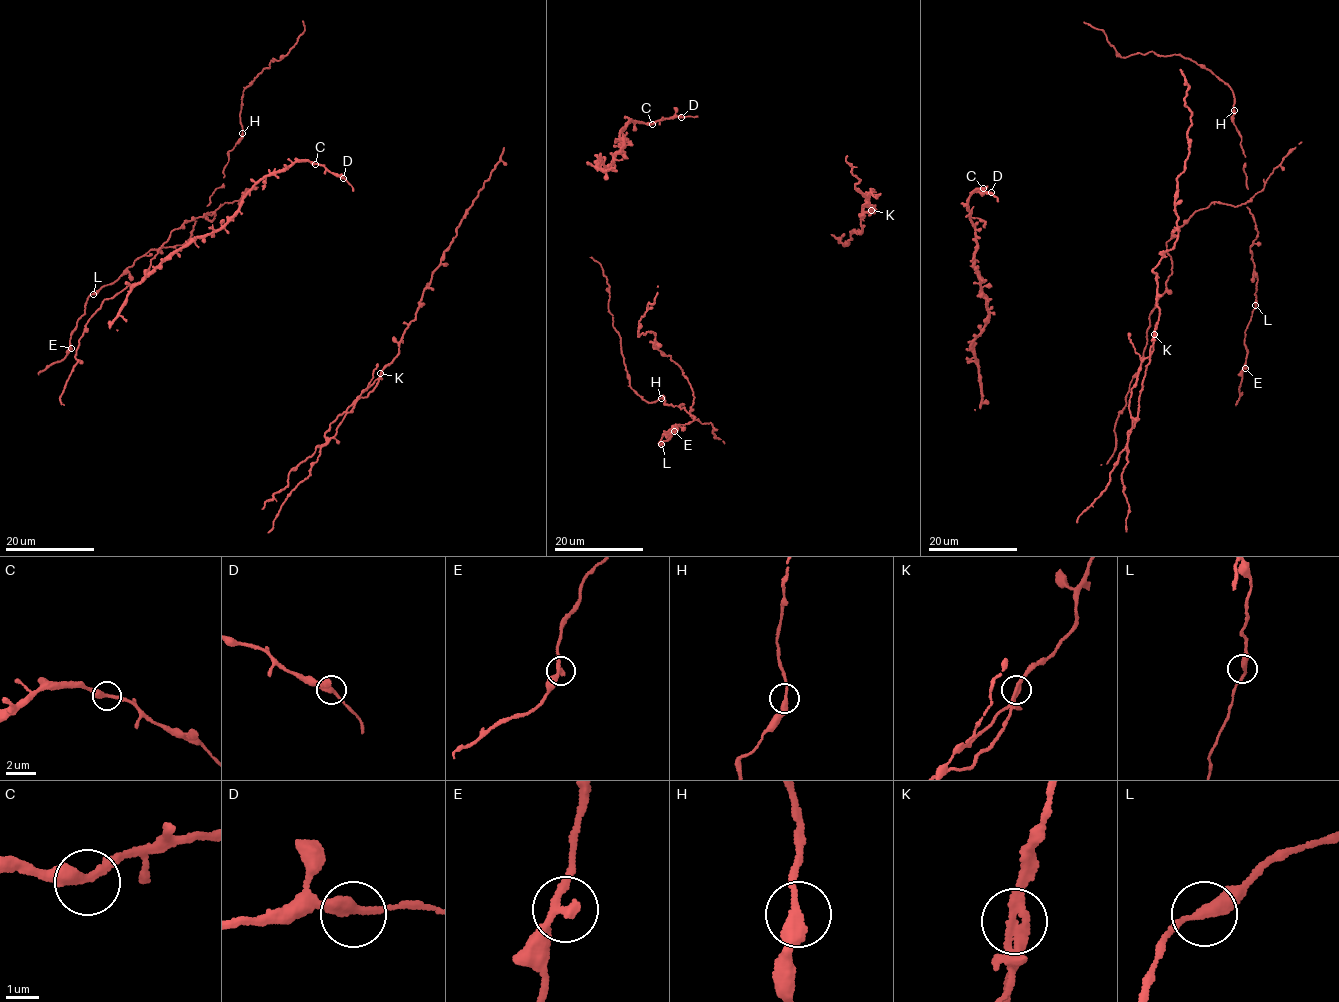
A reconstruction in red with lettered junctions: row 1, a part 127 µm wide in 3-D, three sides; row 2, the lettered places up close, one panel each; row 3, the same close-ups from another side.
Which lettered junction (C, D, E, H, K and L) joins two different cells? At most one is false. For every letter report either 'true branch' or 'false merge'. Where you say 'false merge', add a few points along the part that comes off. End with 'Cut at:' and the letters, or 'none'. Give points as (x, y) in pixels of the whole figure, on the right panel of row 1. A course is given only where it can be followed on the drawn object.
C: true branch
D: true branch
E: true branch
H: true branch
K: false merge | (1154, 334), (1139, 394), (1137, 419), (1110, 473), (1109, 483), (1077, 522)
L: true branch
Cut at: K

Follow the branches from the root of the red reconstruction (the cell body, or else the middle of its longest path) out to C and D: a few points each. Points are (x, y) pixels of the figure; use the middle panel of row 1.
C: (602, 171), (597, 167), (601, 157), (609, 170), (629, 121), (652, 124)
D: (602, 171), (597, 167), (601, 157), (609, 170), (629, 121), (650, 125), (681, 117)

